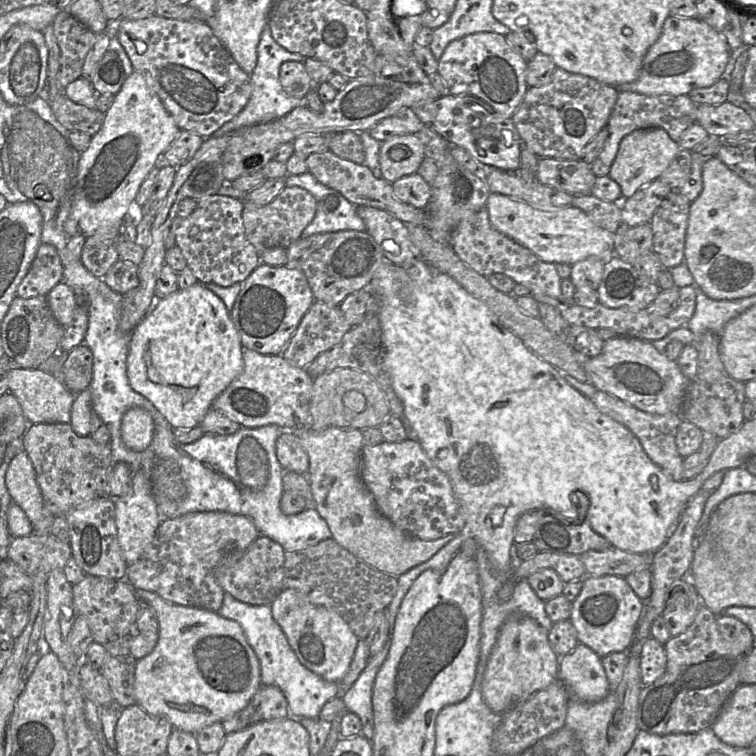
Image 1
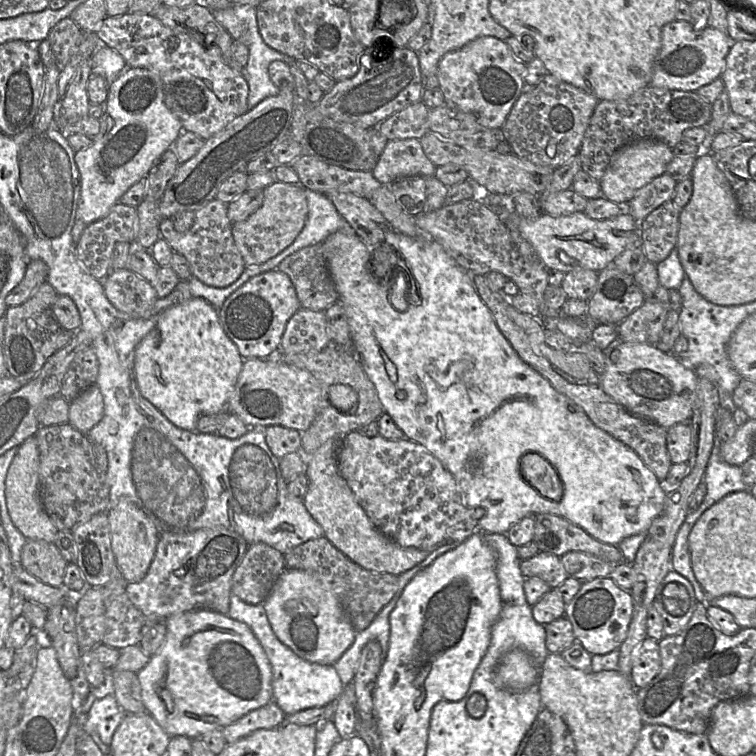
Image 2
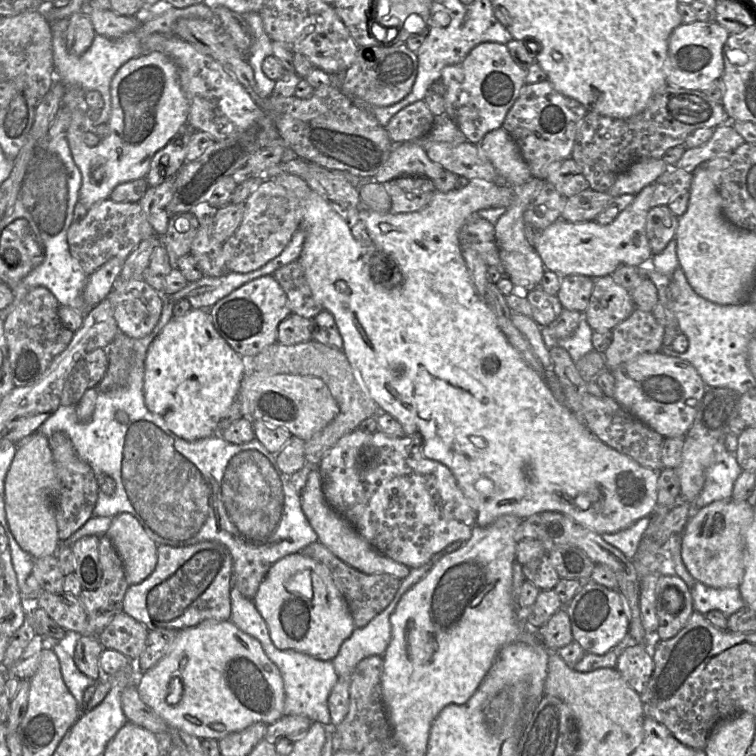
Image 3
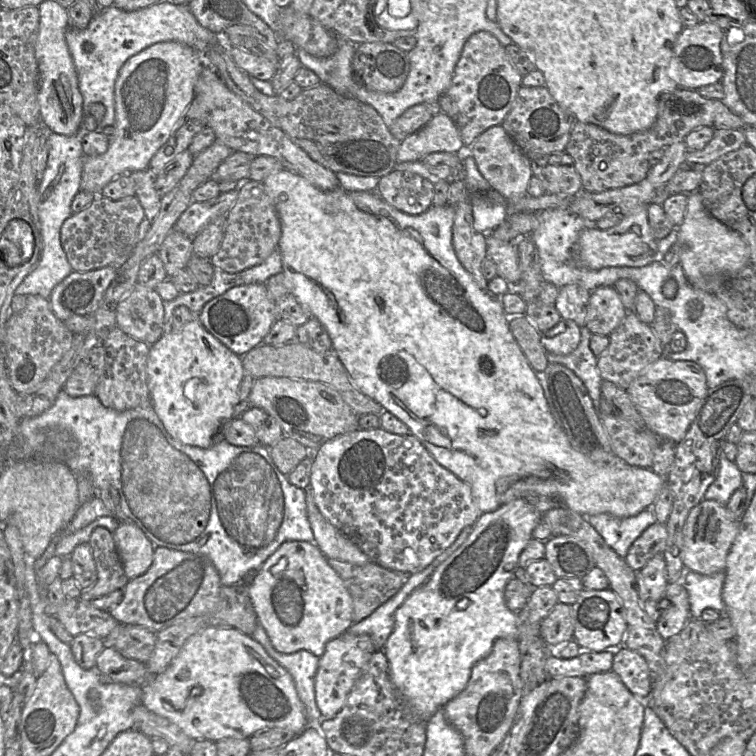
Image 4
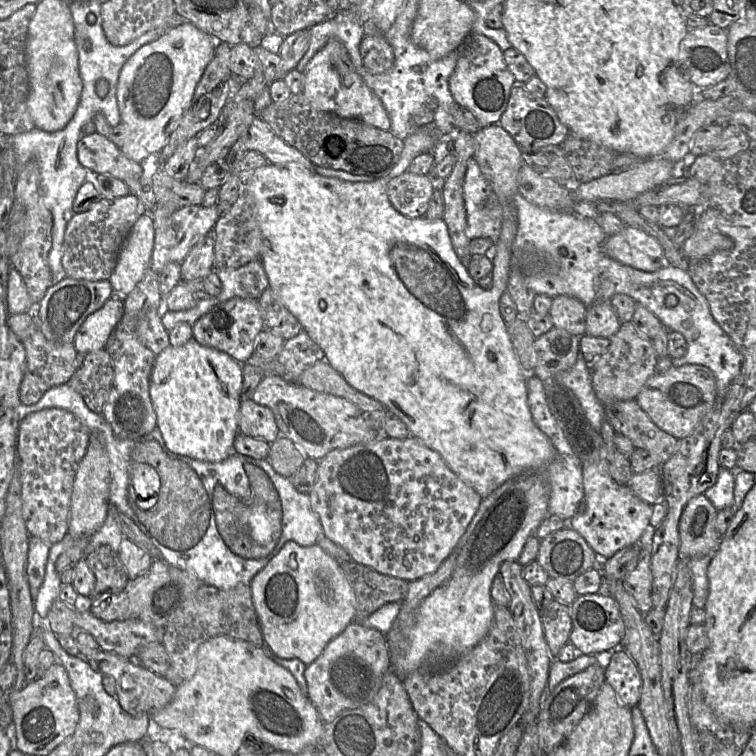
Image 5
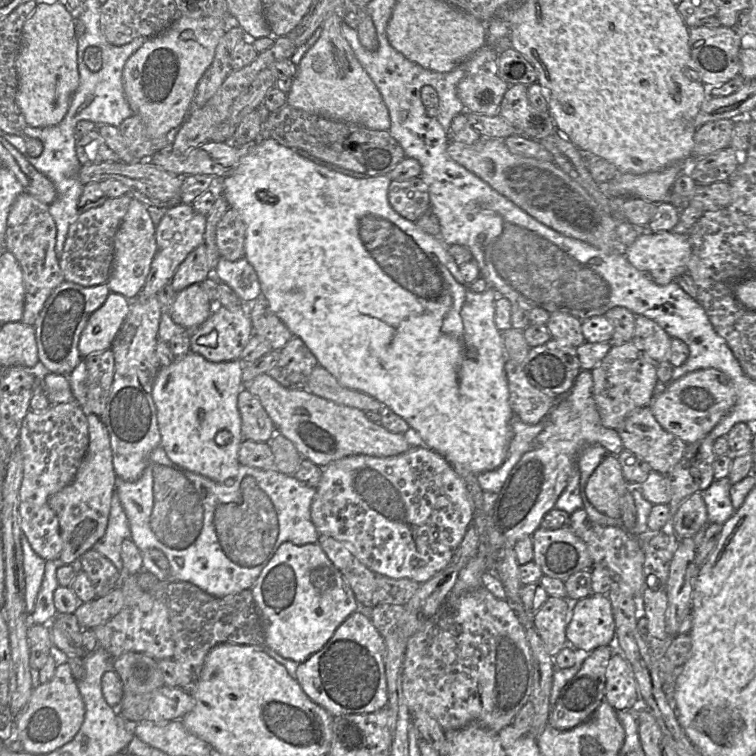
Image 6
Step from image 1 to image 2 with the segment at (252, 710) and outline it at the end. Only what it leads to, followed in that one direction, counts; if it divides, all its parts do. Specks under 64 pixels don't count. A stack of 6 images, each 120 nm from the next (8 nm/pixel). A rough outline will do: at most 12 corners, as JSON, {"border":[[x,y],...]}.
{"border":[[273,700],[222,729],[233,743],[259,729],[281,726]]}

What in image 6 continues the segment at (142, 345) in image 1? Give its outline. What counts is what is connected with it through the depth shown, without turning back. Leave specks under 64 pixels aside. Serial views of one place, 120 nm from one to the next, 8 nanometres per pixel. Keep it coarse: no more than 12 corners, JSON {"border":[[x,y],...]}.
{"border":[[188,352],[152,388],[161,446],[223,483],[243,441],[240,360]]}

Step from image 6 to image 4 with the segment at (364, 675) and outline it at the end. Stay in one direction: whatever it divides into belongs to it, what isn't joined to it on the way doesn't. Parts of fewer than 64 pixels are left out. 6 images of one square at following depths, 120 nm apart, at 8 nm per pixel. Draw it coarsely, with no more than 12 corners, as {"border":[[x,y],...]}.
{"border":[[345,632],[326,644],[315,675],[322,719],[342,709],[377,648]]}

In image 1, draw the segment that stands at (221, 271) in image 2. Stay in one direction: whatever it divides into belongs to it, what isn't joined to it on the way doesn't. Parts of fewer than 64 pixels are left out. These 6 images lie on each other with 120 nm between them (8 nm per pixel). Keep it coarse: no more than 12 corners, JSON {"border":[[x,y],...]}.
{"border":[[214,194],[170,226],[198,282],[228,287],[260,265],[244,200]]}

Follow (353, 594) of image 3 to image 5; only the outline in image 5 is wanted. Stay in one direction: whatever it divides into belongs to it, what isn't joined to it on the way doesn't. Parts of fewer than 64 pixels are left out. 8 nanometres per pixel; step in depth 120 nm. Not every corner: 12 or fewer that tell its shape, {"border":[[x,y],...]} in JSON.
{"border":[[353,560],[341,567],[363,621],[401,602],[409,581]]}

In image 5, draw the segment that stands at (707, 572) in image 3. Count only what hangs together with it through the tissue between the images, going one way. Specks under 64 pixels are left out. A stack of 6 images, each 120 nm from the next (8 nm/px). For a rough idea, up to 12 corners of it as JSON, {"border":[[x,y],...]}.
{"border":[[700,494],[679,520],[680,558],[712,556],[718,511]]}

